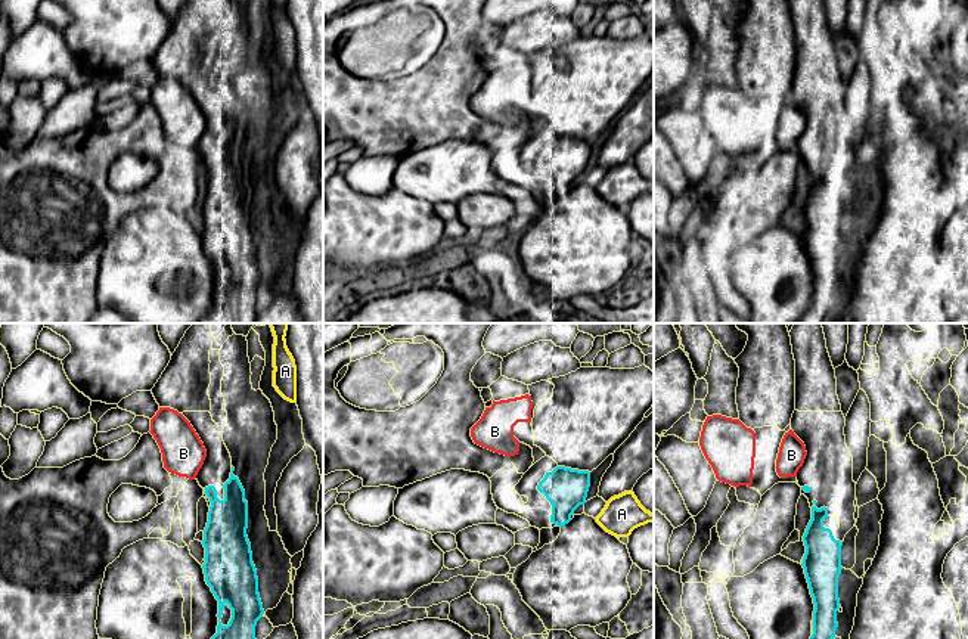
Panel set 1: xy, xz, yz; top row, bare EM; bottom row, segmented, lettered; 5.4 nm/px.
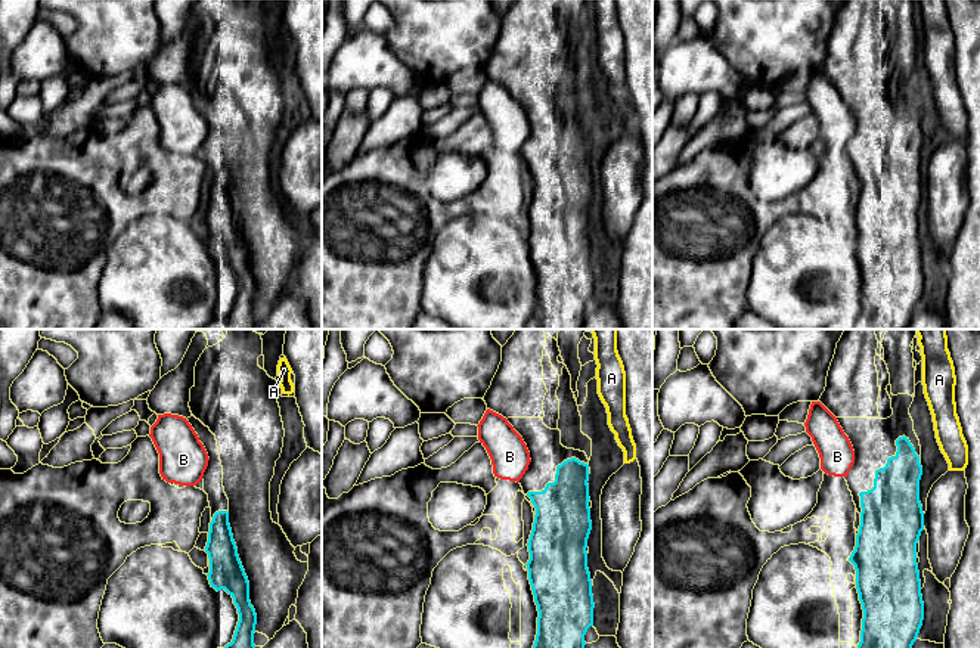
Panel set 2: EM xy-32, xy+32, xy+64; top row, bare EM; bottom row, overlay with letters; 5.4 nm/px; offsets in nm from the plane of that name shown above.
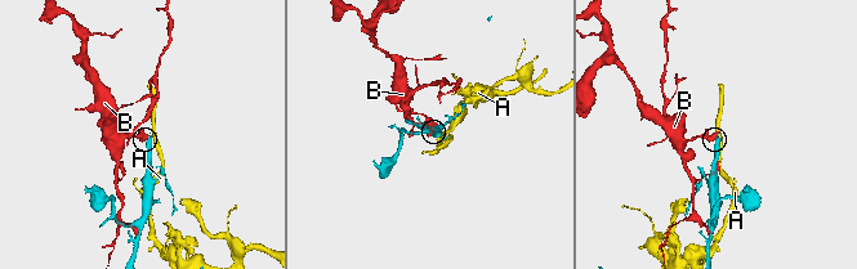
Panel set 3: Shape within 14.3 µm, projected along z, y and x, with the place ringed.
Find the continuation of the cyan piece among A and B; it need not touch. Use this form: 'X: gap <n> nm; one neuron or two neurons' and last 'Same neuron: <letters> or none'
A: gap 100 nm; two neurons
B: gap 70 nm; two neurons
Same neuron: none

